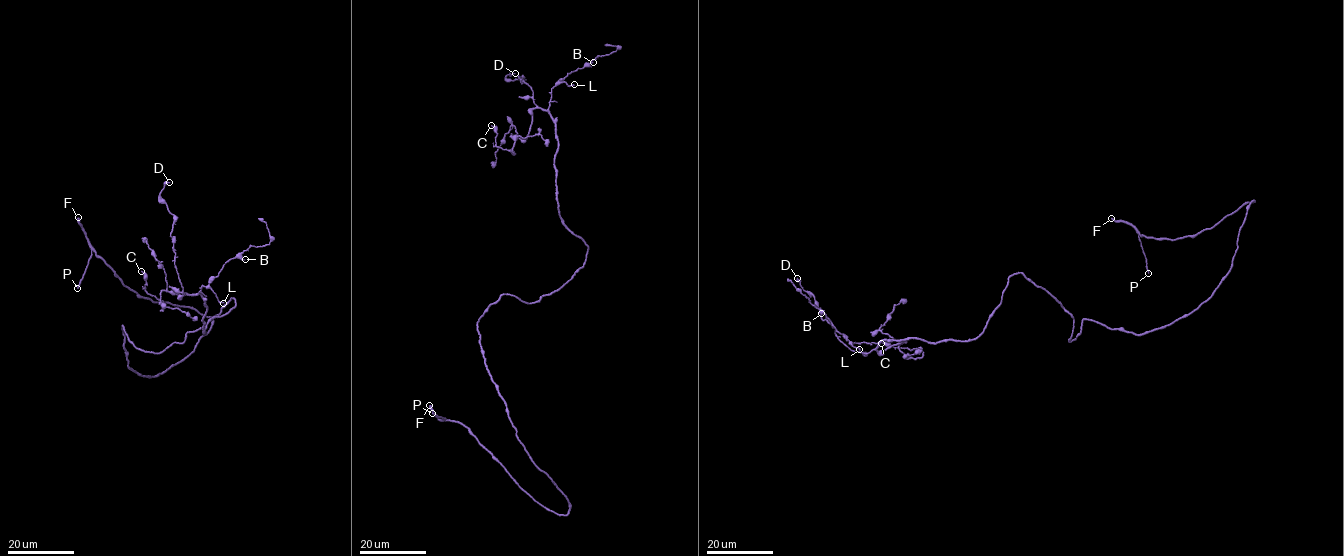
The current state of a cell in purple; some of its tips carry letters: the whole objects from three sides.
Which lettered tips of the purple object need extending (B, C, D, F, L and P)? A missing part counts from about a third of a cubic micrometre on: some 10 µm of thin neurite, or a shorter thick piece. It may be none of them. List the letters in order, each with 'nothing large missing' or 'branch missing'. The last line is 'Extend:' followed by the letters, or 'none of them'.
B: nothing large missing
C: nothing large missing
D: nothing large missing
F: branch missing
L: nothing large missing
P: branch missing
Extend: F, P

